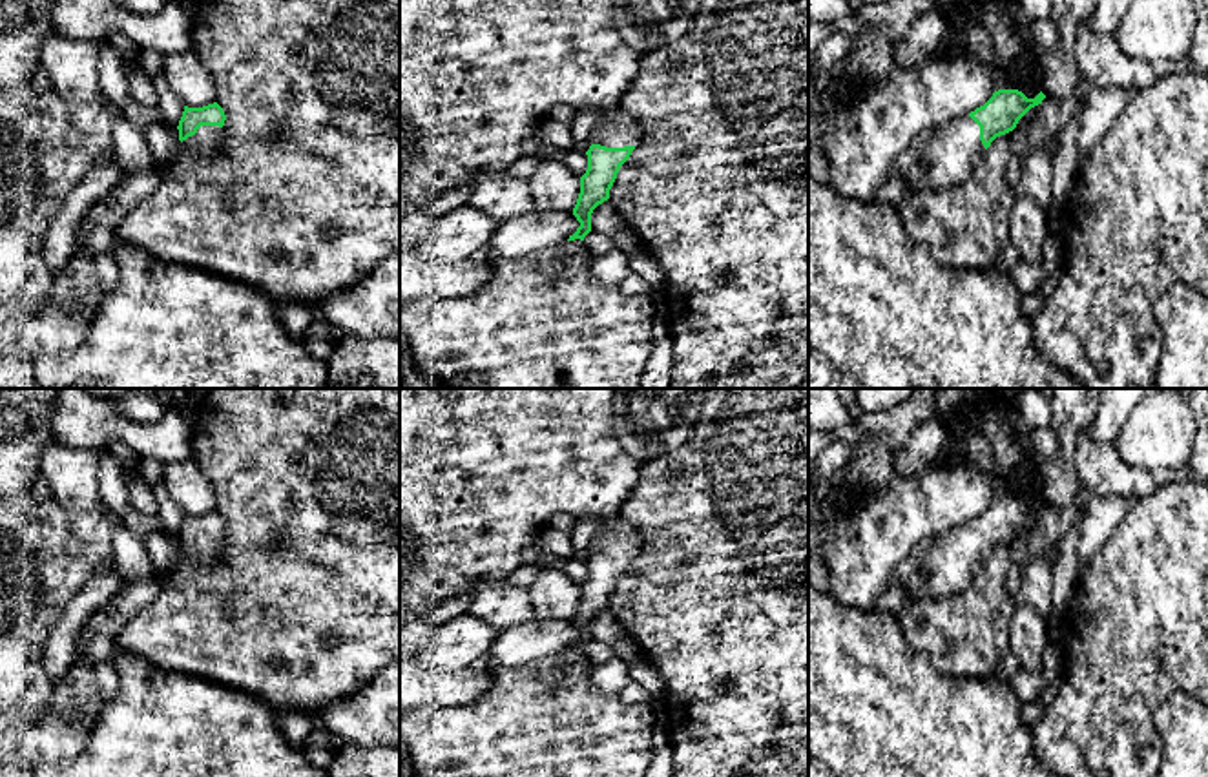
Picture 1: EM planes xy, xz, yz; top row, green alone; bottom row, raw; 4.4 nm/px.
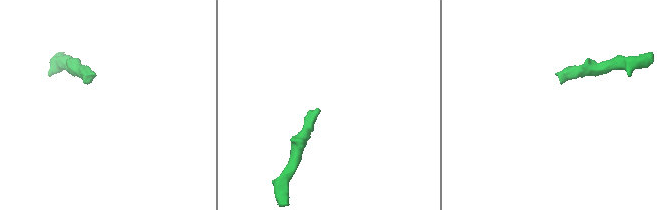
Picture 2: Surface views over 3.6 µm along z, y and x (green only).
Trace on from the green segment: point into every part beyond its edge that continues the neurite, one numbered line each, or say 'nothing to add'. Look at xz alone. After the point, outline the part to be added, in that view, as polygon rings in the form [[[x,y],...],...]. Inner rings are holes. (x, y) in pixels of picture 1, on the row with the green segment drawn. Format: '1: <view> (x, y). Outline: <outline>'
1: xz (619, 130). Outline: [[[622,108],[611,117],[599,117],[588,137],[589,144],[600,144],[606,148],[637,146],[640,140],[640,130],[635,119]]]

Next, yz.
1: yz (947, 159). Outline: [[[969,115],[947,120],[934,130],[932,139],[920,148],[918,162],[903,175],[909,192],[945,190],[963,182],[984,151],[980,126]]]

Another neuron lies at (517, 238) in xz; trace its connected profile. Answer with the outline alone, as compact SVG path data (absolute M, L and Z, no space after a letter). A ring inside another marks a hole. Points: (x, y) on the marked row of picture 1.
M533 212L498 224L480 257L518 259L566 243L580 226L573 212Z

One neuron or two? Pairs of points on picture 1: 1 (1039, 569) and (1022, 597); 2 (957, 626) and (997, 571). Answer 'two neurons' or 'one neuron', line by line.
1: one neuron
2: one neuron

